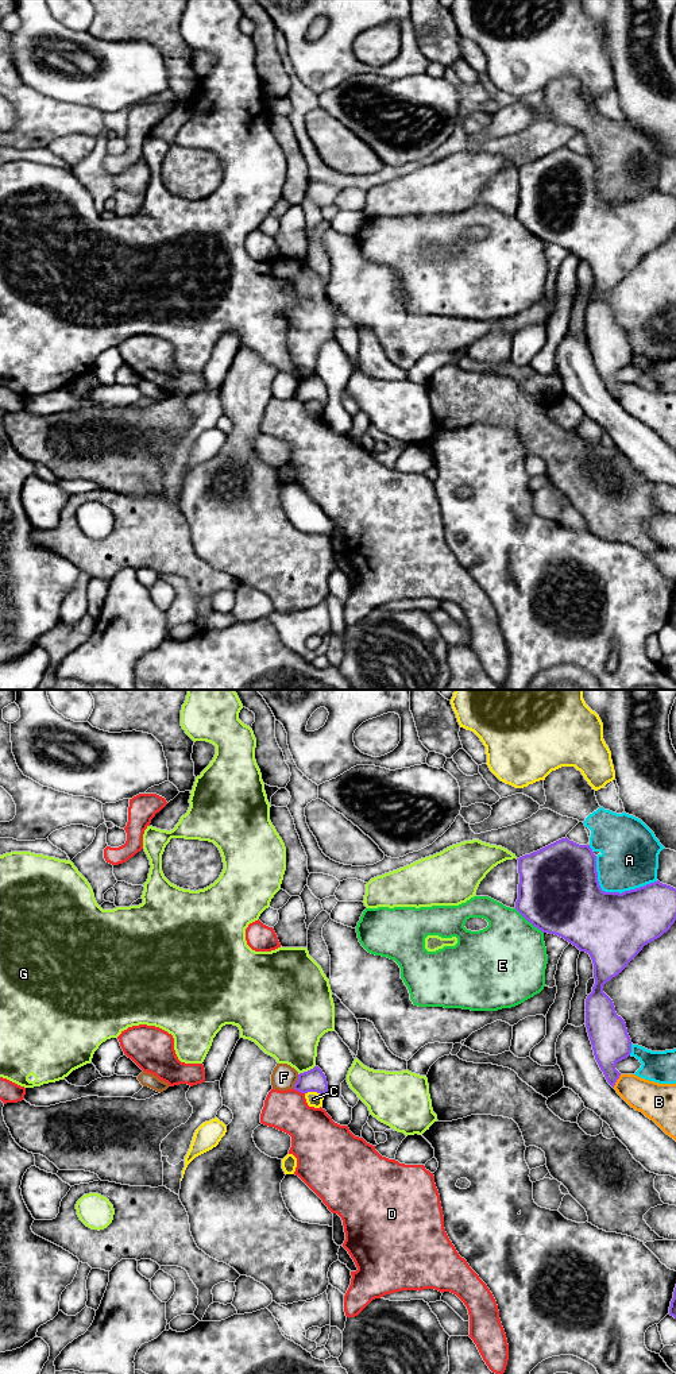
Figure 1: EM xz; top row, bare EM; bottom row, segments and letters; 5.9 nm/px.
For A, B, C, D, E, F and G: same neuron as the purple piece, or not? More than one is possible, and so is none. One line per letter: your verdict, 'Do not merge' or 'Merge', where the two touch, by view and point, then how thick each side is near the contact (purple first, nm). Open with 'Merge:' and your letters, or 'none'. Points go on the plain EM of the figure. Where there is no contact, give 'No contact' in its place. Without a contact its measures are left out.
Merge: none
A: Do not merge. Touches purple at xz (614, 201). Thickness 420 nm (purple) against 340 nm
B: Do not merge. Touches purple at xz (615, 390). Thickness 220 nm (purple) against 200 nm
C: Do not merge. Touches purple at xz (315, 400). Thickness 140 nm (purple) against 90 nm
D: Do not merge. Touches purple at xz (300, 400). Thickness 140 nm (purple) against 260 nm
E: Do not merge. Touches purple at xz (529, 230). Thickness 480 nm (purple) against 440 nm
F: Do not merge. Touches purple at xz (297, 390). Thickness 140 nm (purple) against 150 nm
G: Do not merge. Touches purple at xz (308, 379). Thickness 140 nm (purple) against 360 nm

